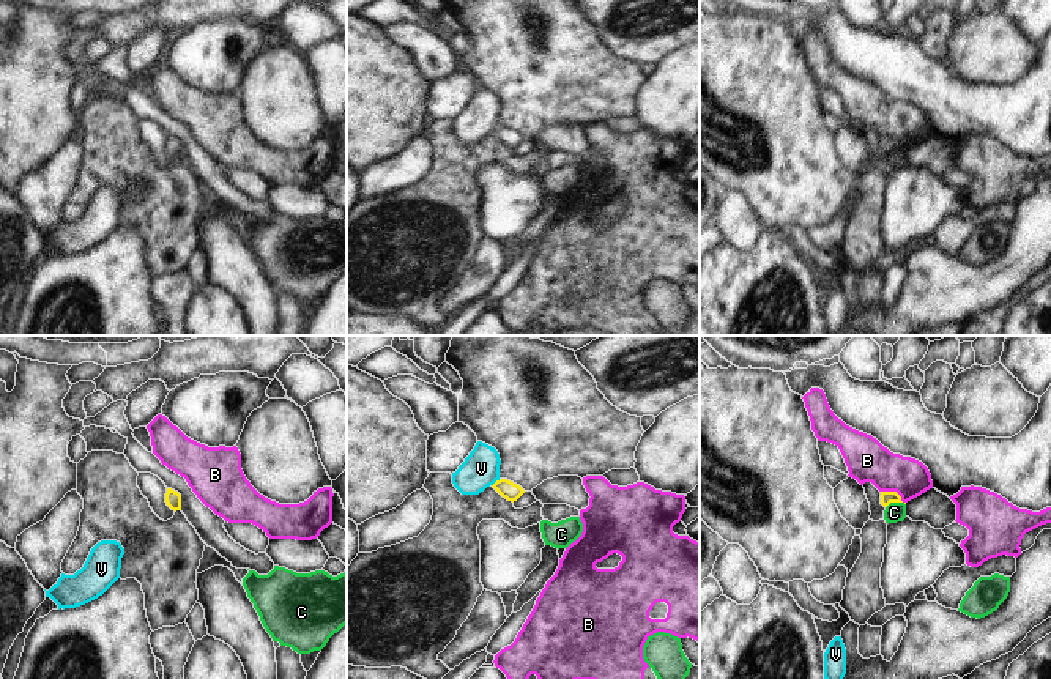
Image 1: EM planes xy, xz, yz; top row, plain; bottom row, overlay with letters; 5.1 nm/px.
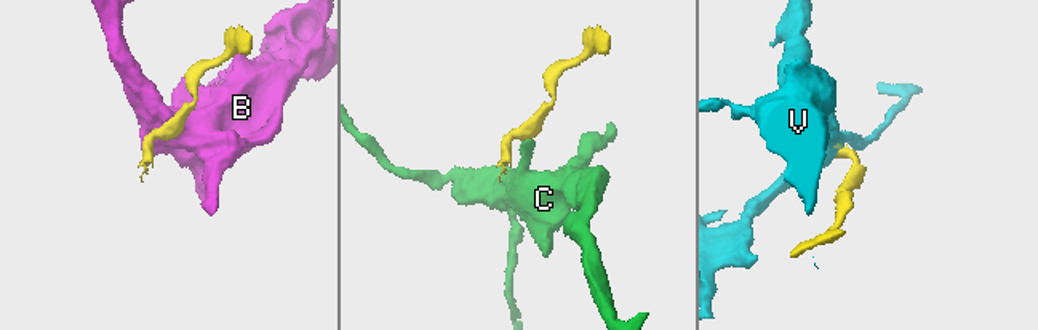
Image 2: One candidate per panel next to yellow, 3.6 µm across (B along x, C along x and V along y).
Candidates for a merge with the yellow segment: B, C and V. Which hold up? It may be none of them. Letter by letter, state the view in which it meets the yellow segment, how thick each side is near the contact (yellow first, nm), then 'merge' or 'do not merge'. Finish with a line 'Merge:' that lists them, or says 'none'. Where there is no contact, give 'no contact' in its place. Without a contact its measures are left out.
B: yz | 60/220 nm | do not merge
C: yz | 60/100 nm | do not merge
V: xz | 90/190 nm | do not merge
Merge: none

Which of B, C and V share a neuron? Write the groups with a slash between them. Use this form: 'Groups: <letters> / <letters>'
Groups: B / C / V

